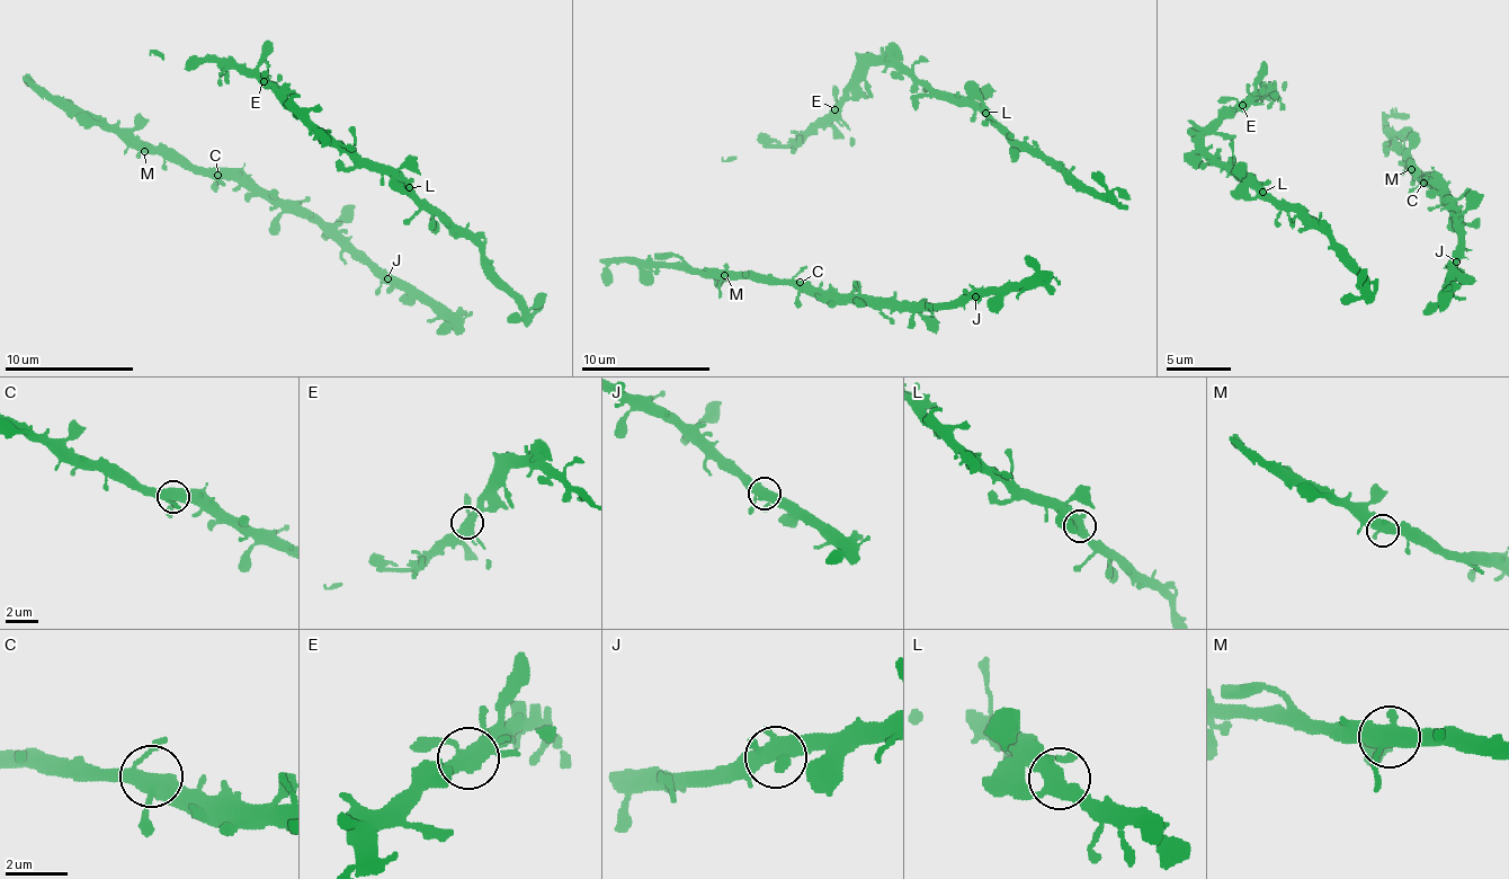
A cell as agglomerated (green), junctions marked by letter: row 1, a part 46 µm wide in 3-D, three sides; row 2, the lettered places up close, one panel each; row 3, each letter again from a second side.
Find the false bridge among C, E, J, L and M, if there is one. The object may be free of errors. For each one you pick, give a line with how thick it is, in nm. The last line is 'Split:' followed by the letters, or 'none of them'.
Split: none of them

